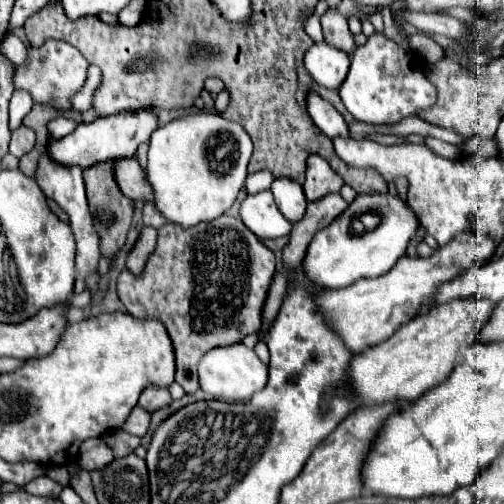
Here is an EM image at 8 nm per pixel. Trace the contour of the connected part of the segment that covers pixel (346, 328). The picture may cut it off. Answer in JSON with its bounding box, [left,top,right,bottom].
[313,232,495,354]

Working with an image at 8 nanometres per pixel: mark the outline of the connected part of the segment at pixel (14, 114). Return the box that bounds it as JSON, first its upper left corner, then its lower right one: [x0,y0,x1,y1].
[9,92,33,130]

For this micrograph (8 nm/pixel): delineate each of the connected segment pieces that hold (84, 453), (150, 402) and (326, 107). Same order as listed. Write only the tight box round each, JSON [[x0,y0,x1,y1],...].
[[79,438,113,470],[139,386,171,412],[307,94,351,140]]

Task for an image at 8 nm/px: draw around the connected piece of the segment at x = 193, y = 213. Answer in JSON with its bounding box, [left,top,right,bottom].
[147,112,253,228]

